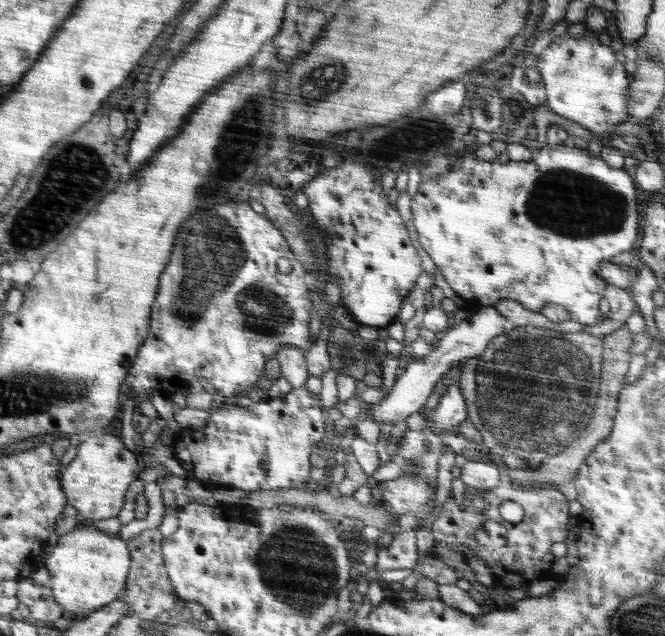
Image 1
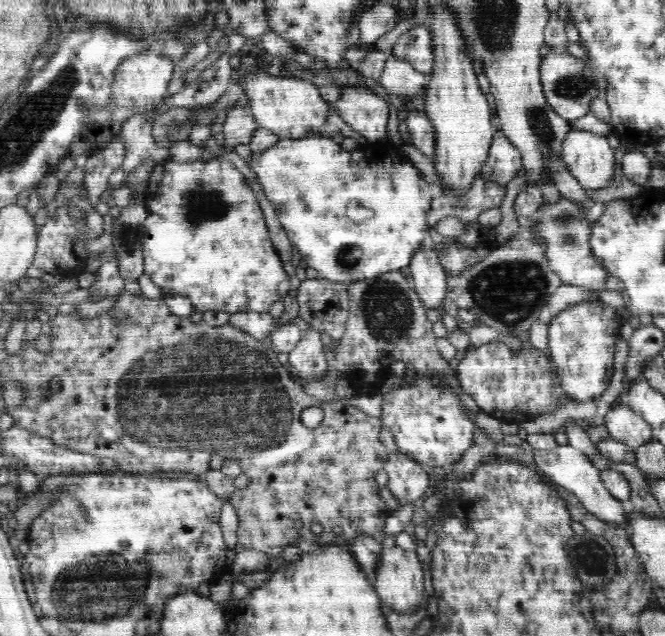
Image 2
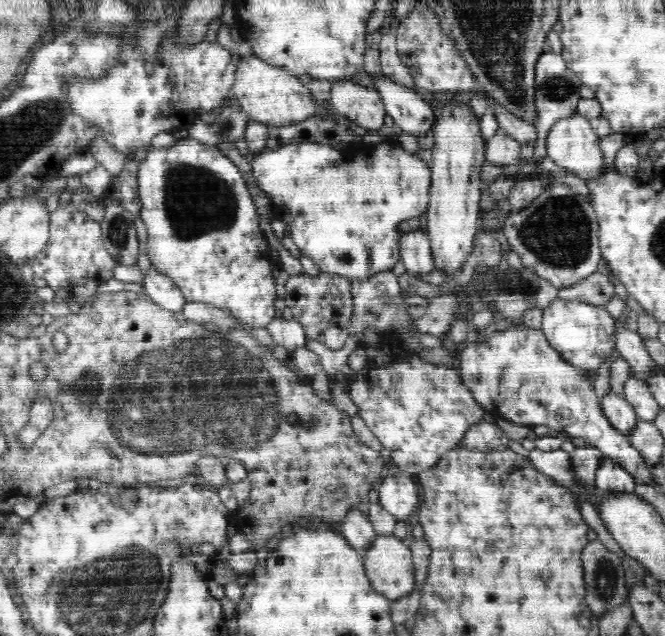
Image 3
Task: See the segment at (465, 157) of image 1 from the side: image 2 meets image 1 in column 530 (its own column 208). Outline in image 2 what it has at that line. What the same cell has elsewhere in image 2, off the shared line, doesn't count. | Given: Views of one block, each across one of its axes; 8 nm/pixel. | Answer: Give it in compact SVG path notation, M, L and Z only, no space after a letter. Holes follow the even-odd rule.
M168 157L164 160L159 160L151 168L149 173L150 179L148 186L143 193L144 205L148 210L144 228L145 235L143 238L143 259L144 270L148 274L150 280L158 285L163 291L168 293L180 293L187 296L196 309L201 310L203 313L206 310L213 310L214 312L227 312L230 313L264 313L270 310L270 306L274 302L282 301L288 295L290 290L290 283L288 275L282 266L283 260L274 248L272 239L269 237L268 227L265 221L265 216L254 195L250 189L249 183L245 180L244 175L232 164L228 159L214 157L207 161L193 160L190 162L178 162Z

